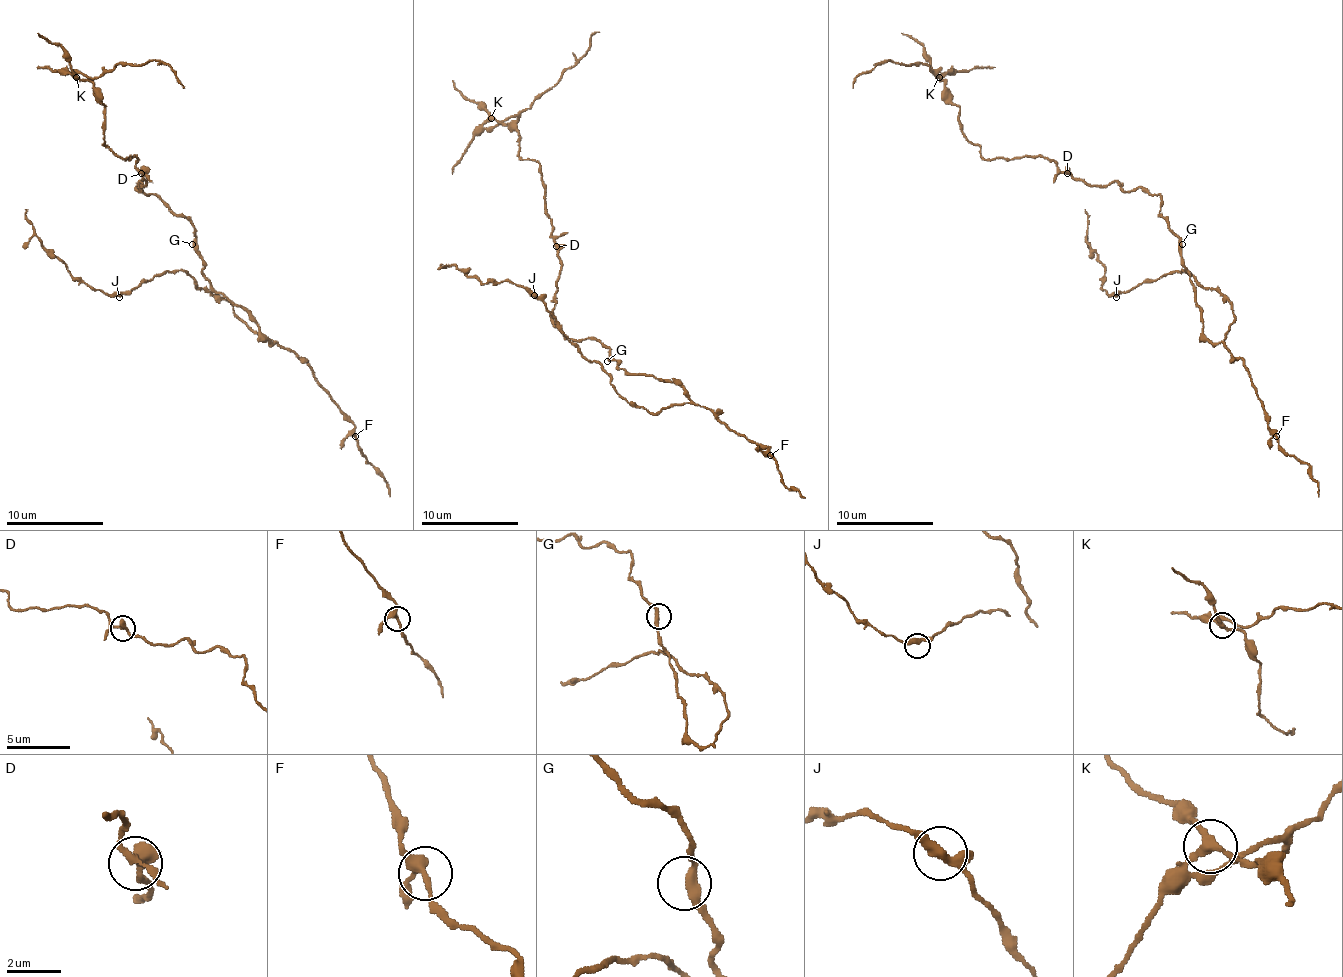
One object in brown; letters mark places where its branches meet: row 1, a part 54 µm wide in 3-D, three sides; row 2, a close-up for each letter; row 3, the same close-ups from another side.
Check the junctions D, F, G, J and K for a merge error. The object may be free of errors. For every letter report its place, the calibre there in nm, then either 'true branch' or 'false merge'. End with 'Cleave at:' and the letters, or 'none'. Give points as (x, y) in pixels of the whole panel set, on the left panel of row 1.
D: at (141, 173); 320 nm thick; true branch
F: at (355, 436); 280 nm thick; true branch
G: at (192, 244); 320 nm thick; true branch
J: at (119, 297); 280 nm thick; true branch
K: at (76, 77); 260 nm thick; false merge
Cleave at: K

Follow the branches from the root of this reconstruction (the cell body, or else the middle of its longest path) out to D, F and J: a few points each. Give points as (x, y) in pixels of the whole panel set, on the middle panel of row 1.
D: (612, 358), (609, 351), (595, 339), (568, 339), (551, 317), (556, 278), (561, 268), (556, 246)
F: (612, 358), (629, 373), (646, 373), (675, 382), (692, 402), (707, 407), (731, 431), (768, 446), (770, 455)
J: (612, 358), (629, 373), (675, 382), (687, 399), (658, 412), (631, 407), (534, 295)

